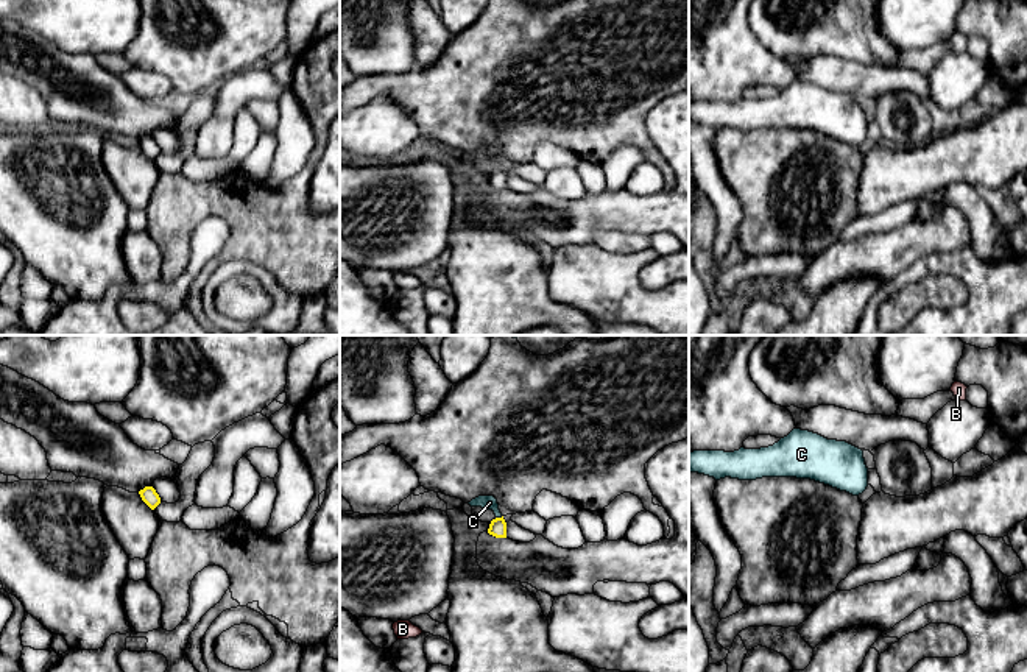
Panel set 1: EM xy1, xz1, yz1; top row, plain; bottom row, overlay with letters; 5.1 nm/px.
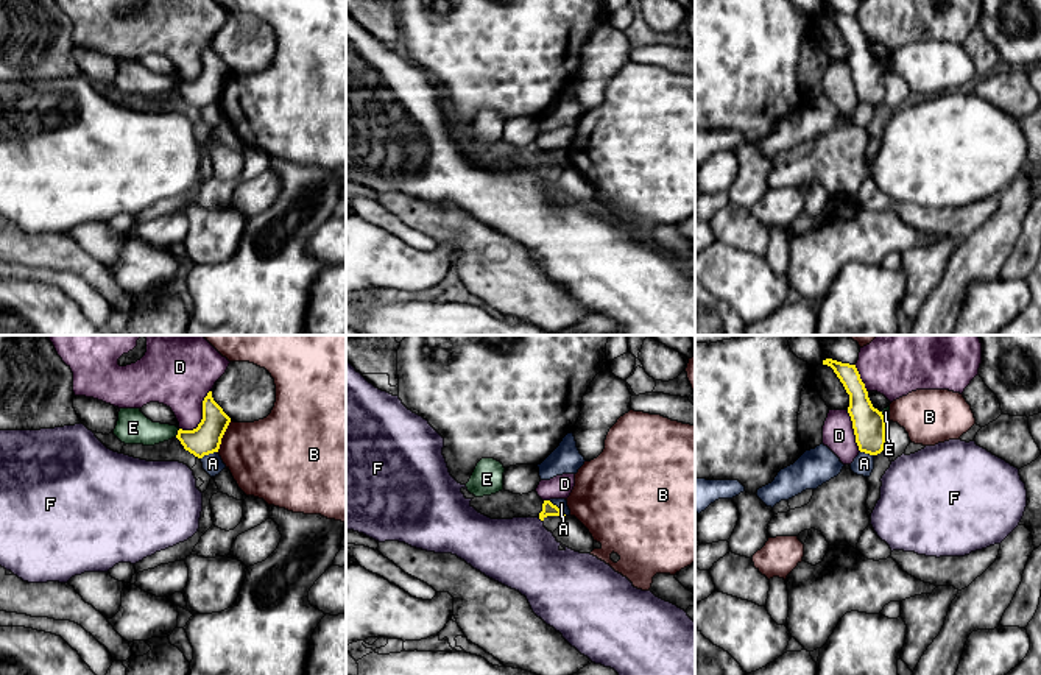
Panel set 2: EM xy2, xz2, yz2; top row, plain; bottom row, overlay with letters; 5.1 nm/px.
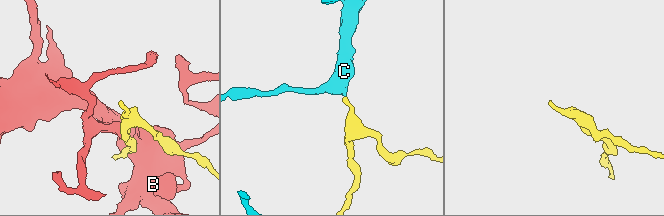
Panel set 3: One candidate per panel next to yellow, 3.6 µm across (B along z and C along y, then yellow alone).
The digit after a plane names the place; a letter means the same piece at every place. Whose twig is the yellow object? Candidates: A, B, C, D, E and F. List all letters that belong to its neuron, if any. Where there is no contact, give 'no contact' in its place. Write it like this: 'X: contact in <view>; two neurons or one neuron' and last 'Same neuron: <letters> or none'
A: contact in xy2; two neurons
B: contact in xy2; two neurons
C: contact in xz1; one neuron
D: contact in xy2; two neurons
E: contact in xy2; two neurons
F: no contact; two neurons
Same neuron: C

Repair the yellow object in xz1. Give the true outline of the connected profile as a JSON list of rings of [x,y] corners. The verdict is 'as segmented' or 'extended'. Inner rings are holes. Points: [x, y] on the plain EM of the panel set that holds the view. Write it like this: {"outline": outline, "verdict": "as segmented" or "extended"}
{"outline": [[[478,147],[468,154],[471,157],[482,157],[482,159],[492,161],[496,168],[491,172],[488,184],[496,189],[506,189],[506,173],[499,161],[499,154],[494,147]]], "verdict": "extended"}

